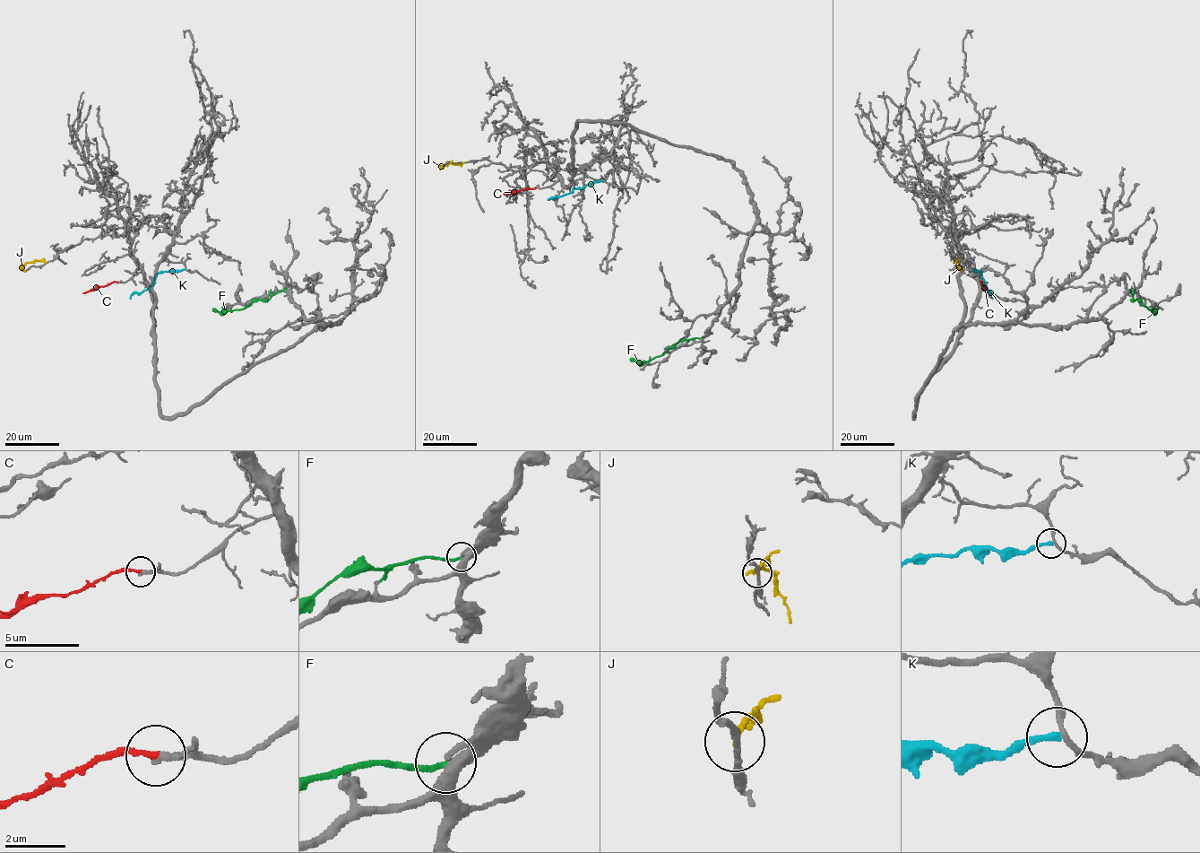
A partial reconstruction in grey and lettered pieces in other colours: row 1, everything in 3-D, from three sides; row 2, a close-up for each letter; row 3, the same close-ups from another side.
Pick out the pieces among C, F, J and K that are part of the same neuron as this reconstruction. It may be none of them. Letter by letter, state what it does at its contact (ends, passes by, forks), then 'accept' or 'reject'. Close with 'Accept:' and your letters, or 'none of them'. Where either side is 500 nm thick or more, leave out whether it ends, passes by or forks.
C: it ends; accept
F: it ends; reject
J: it ends; reject
K: it ends; reject
Accept: C

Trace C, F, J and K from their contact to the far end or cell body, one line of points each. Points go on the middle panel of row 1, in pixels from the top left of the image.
C: (535, 187), (500, 193)
F: (702, 337), (680, 340), (650, 361), (635, 361), (630, 358)
J: (462, 162), (449, 163), (441, 168), (444, 168)
K: (602, 180), (548, 199)

